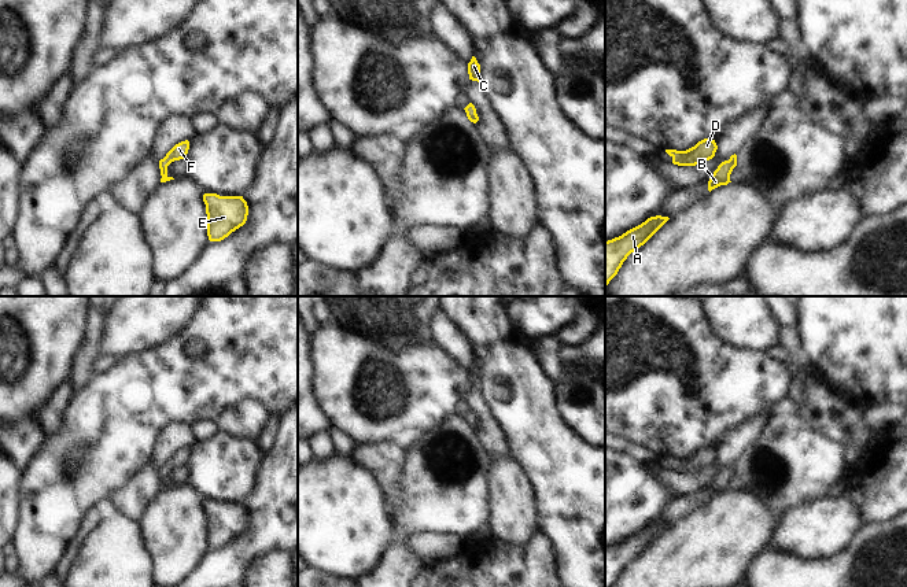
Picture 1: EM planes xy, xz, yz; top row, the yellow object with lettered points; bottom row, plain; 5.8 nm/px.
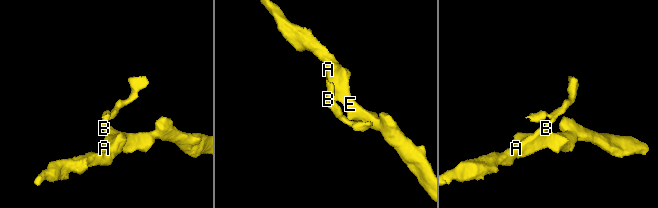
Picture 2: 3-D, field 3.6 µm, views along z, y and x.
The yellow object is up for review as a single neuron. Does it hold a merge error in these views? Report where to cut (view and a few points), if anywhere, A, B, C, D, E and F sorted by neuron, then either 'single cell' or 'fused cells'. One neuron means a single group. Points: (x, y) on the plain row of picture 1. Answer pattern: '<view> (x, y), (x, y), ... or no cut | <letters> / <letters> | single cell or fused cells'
no cut | A B C D E F | single cell

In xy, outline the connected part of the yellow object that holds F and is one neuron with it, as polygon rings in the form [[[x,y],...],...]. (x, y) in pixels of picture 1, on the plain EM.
[[[181,448],[178,451],[176,451],[163,466],[159,468],[159,476],[161,476],[161,490],[166,490],[170,487],[174,487],[173,484],[167,483],[167,473],[174,469],[174,468],[180,468],[180,466],[185,466],[187,461],[189,457],[189,448]]]

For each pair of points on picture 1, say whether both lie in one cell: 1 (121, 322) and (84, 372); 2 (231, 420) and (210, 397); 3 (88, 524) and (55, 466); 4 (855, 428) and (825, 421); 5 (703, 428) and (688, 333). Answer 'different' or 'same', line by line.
1: different
2: different
3: different
4: same
5: same

